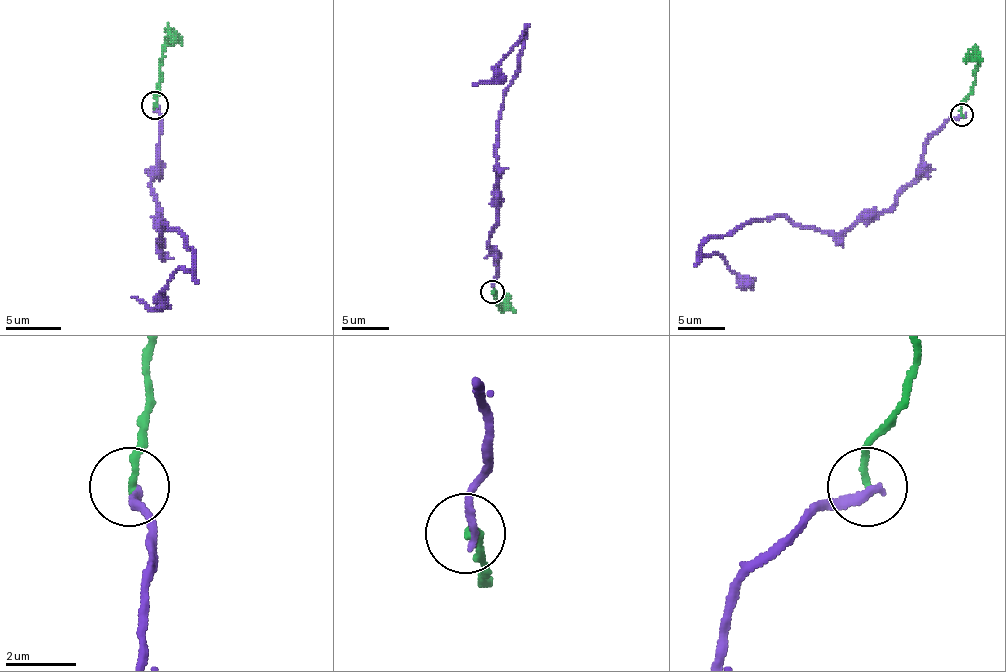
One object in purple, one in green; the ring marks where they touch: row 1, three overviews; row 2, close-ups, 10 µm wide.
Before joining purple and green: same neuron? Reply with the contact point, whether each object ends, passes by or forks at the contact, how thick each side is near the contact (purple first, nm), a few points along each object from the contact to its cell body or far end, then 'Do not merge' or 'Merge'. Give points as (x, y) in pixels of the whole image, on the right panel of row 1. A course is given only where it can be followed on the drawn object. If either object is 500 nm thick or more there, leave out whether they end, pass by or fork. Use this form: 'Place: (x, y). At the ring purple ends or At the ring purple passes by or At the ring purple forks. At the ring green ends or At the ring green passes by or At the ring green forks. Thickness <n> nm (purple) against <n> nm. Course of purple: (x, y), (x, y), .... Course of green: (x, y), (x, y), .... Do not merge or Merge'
Place: (961, 114). At the ring purple ends. At the ring green ends. Thickness 240 nm (purple) against 200 nm. Course of purple: (961, 115), (930, 139), (897, 202), (848, 231), (774, 216), (704, 242), (748, 287), (755, 278). Course of green: (961, 115), (961, 103), (975, 80), (975, 44). Do not merge

